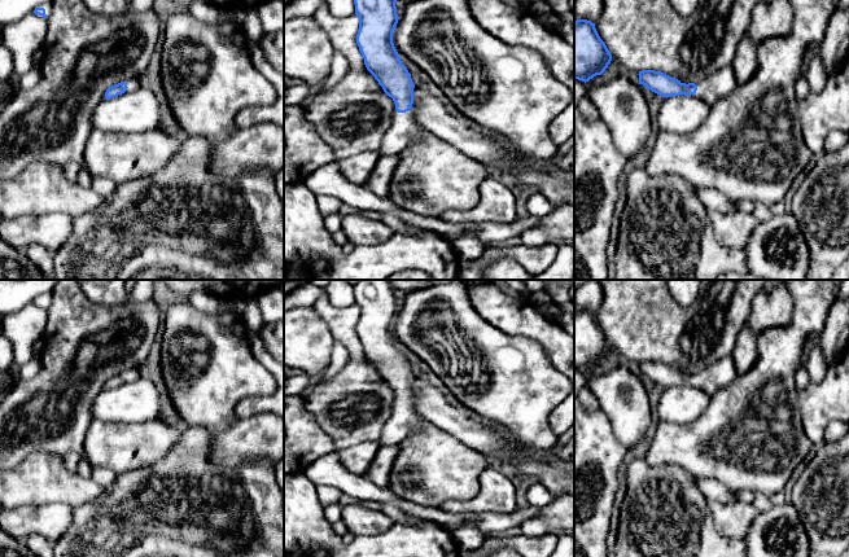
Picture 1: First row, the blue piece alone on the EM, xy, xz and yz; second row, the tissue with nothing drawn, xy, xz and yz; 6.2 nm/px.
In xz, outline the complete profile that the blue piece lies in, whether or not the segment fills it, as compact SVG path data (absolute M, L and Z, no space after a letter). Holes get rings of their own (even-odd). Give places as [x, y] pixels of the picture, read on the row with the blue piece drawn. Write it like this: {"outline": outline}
{"outline": "M354 0L355 14L359 17L356 44L364 65L395 104L393 122L384 135L380 155L399 155L407 145L426 132L415 119L415 84L393 43L399 19L395 3L397 0Z"}

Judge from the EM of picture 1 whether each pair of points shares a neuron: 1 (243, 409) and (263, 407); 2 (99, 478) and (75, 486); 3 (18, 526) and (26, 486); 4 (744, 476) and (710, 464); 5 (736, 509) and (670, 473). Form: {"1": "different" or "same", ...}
{"1": "same", "2": "different", "3": "different", "4": "same", "5": "different"}

